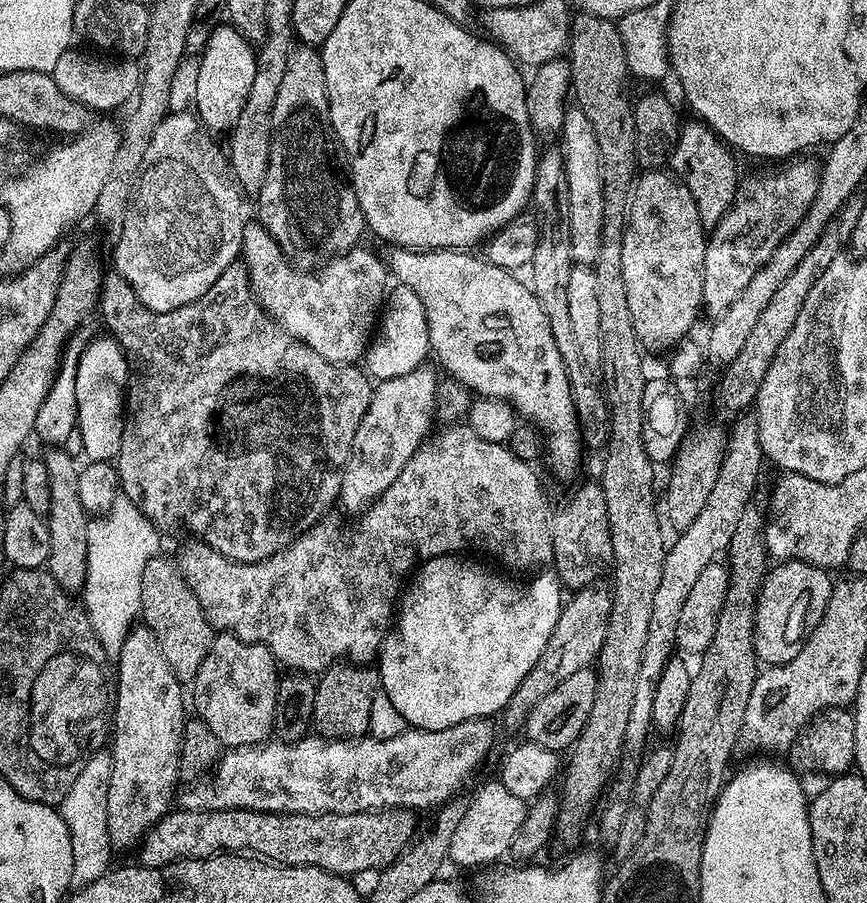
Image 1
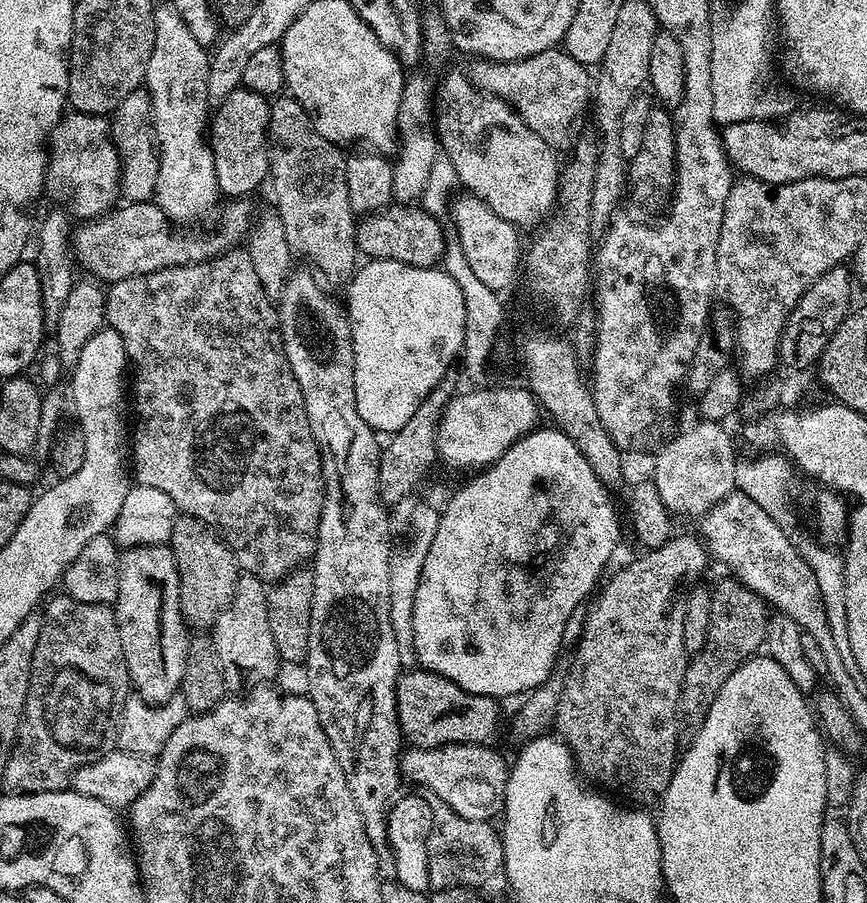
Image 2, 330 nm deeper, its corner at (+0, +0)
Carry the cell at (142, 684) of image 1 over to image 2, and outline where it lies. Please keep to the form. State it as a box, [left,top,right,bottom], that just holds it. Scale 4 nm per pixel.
[114,544,190,704]

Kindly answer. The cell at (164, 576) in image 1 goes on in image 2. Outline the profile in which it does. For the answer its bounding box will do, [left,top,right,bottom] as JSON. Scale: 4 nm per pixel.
[170,515,242,630]

